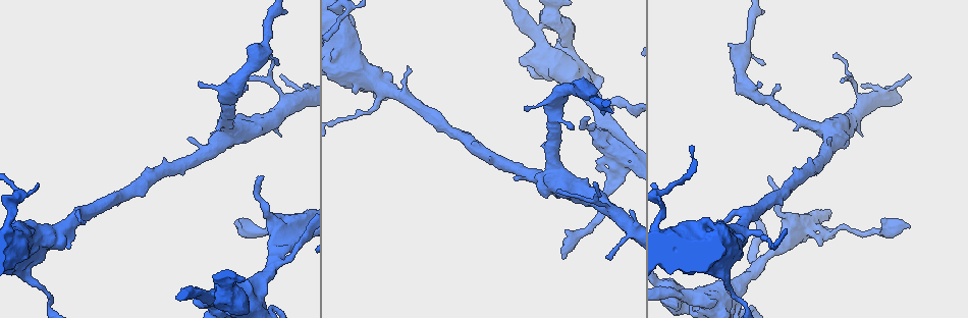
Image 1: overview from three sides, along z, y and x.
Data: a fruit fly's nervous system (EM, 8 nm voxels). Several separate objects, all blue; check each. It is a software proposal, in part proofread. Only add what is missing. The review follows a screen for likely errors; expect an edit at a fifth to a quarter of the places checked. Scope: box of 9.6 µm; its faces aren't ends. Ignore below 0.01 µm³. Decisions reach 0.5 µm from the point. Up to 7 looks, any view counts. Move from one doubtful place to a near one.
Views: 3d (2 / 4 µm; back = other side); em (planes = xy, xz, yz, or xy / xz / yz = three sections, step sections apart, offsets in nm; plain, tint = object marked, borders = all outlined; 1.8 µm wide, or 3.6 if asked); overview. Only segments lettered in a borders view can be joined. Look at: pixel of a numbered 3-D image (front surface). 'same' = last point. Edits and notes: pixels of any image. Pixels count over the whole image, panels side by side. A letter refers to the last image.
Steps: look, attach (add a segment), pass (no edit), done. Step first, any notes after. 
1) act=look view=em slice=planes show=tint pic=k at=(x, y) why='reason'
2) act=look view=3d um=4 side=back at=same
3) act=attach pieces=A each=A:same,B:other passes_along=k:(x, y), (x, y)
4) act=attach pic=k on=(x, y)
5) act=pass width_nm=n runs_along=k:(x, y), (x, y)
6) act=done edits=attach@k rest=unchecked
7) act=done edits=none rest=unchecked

act=look view=3d um=4 pic=1 at=(378, 96) why='small branch off a trunk'

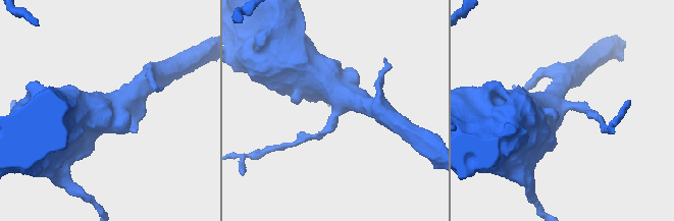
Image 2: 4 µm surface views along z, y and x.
act=look view=em um=3.6 slice=planes show=borders pic=2 at=(563, 105) arms=3 why='shape alone is not enough'

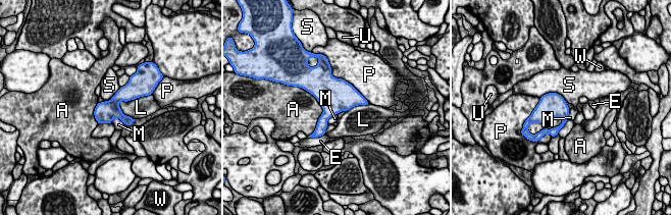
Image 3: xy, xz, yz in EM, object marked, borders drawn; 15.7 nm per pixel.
act=pass width_nm=340 each=A:other,E:other,L:other,M:other,P:other,S:other,U:other,W:other border=3:(111, 119), (116, 117), (124, 123) found='no lettered segment goes on from it'

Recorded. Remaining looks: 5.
act=look view=3d um=2 pic=1 at=(236, 227) why='an open end'

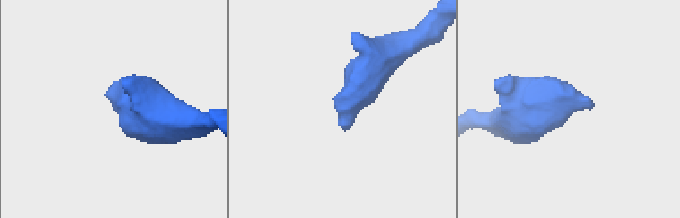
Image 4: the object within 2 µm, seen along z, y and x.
act=look view=em slice=xz step=8 show=tint pic=4 at=(115, 105) why='need the tissue'

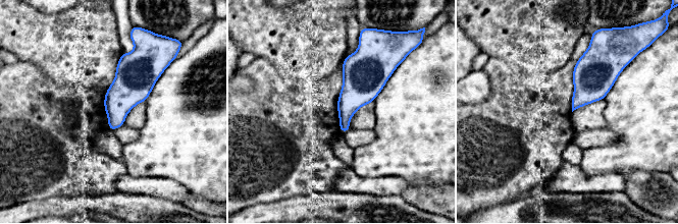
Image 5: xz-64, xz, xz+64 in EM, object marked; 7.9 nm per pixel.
act=look view=em slice=xz step=8 show=borders at=same

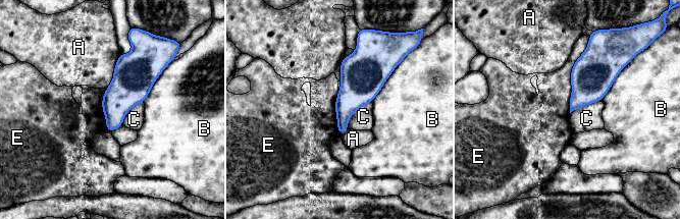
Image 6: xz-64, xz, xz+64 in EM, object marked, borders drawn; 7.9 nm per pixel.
act=pass each=A:other,B:other,C:other,E:other border=6:(587, 44), (571, 70), (569, 112) found='none of them fits'

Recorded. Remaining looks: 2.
act=look view=3d um=4 pic=1 at=(736, 287) why='calibre changes'

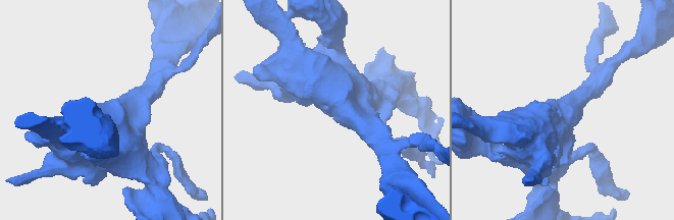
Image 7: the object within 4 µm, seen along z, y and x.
act=look view=em um=3.6 slice=planes show=borders pic=7 at=(567, 114) why='shape alone is not enough'

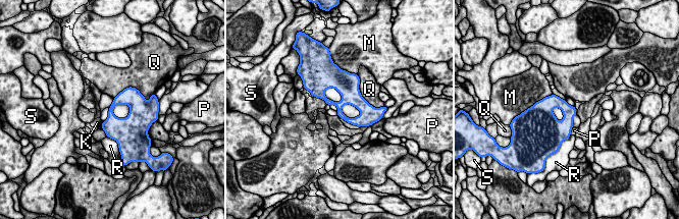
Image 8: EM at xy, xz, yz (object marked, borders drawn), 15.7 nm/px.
act=pass width_nm=130 each=K:other,M:other,P:other,Q:other,R:other,S:other found='no lettered segment goes on from it'

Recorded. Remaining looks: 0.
act=done edits=none rest=unchecked

